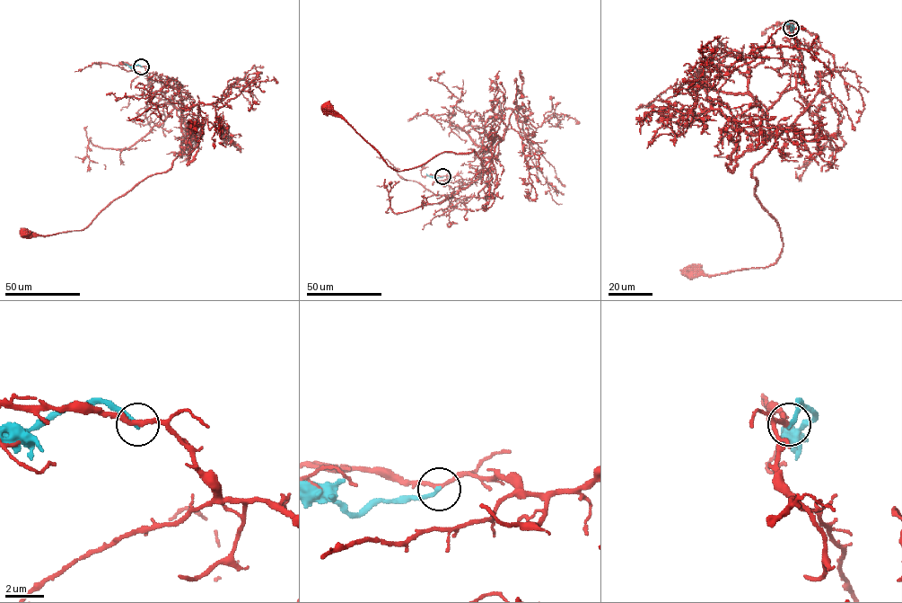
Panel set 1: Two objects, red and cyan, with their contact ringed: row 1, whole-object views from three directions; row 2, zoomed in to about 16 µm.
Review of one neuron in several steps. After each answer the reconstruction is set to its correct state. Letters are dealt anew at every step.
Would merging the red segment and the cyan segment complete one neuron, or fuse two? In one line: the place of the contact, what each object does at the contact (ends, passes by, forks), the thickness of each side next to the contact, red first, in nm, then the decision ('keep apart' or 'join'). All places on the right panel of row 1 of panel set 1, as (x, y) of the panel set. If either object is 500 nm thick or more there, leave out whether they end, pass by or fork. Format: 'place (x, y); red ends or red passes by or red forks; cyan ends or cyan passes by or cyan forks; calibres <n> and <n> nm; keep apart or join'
place (791, 28); red passes by; cyan ends; calibres 220 and 220 nm; keep apart

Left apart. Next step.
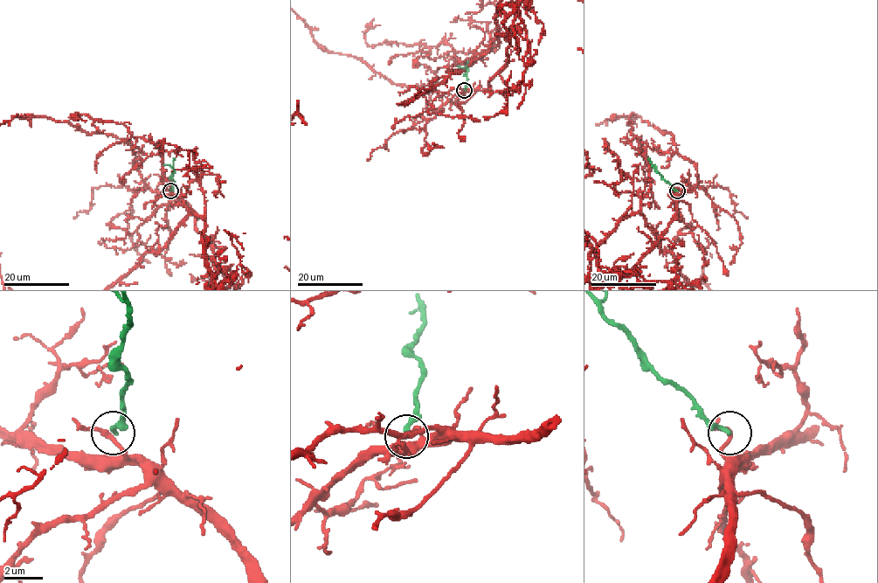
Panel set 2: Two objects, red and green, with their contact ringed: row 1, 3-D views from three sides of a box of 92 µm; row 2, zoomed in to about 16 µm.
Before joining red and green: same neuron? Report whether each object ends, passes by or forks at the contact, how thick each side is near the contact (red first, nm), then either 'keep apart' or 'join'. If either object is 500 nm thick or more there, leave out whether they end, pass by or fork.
red passes by | green ends | 200/240 nm | keep apart

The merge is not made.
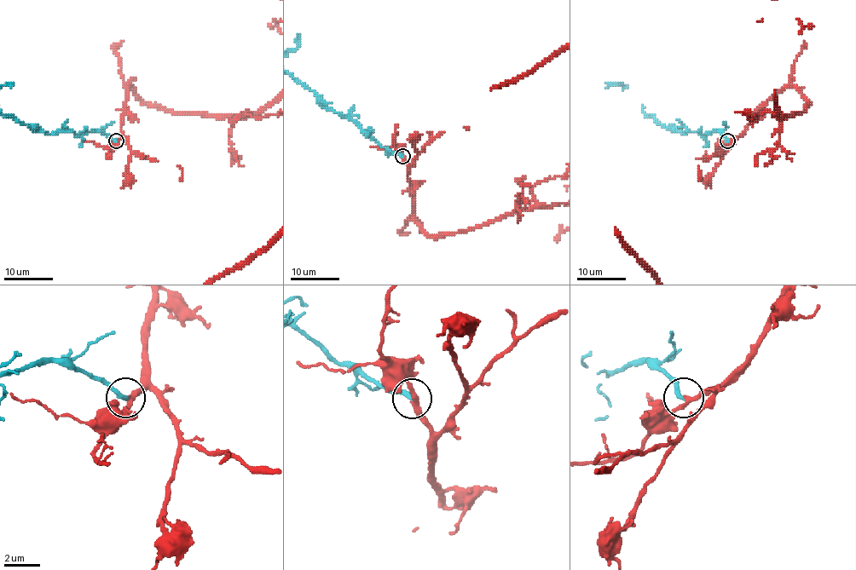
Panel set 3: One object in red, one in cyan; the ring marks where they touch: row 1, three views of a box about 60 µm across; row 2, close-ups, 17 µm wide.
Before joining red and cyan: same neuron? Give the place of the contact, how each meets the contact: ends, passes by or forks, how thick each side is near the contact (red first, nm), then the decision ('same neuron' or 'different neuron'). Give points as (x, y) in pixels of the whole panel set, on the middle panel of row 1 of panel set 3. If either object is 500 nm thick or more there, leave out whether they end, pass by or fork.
at (402, 156); red passes by; cyan ends there; 260 nm thick on the red side, 260 nm on the other; same neuron

